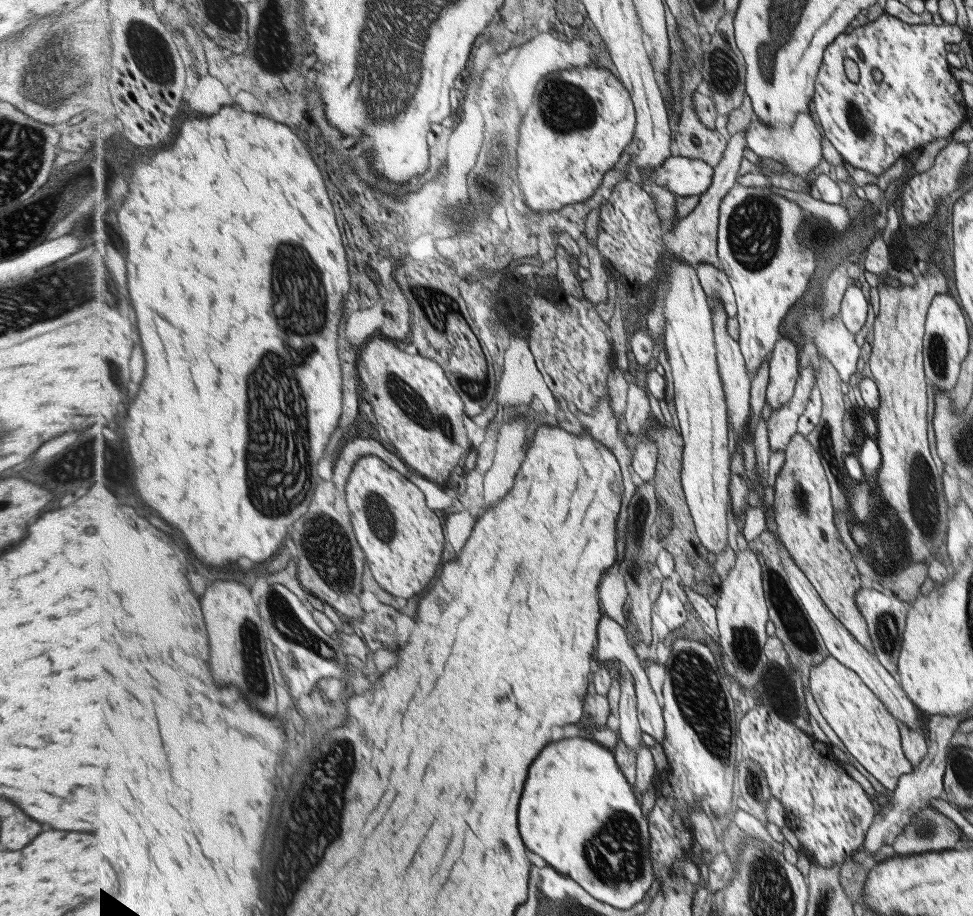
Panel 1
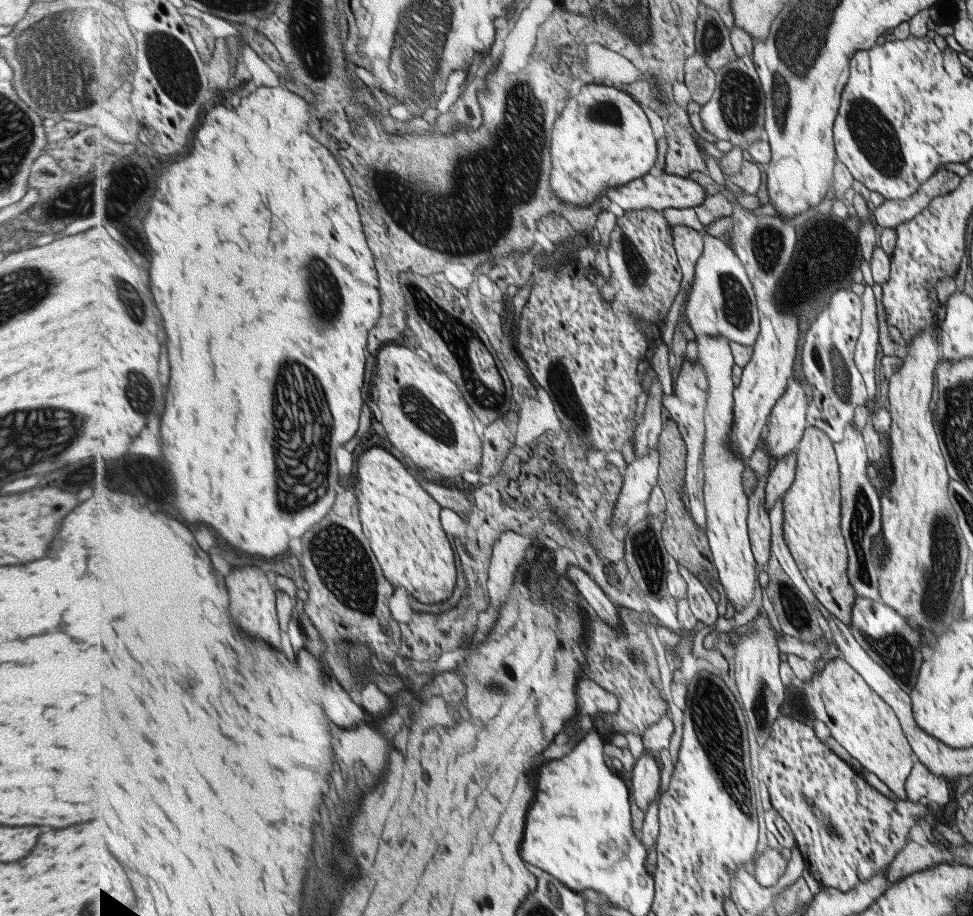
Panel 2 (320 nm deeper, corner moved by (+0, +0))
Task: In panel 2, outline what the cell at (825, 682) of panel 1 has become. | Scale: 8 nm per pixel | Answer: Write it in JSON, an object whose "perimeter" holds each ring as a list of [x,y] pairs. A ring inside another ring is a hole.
{"perimeter":[[[839,657],[829,659],[821,670],[815,670],[811,680],[804,682],[803,694],[808,699],[809,708],[811,708],[814,718],[821,720],[827,726],[831,738],[834,738],[839,746],[845,748],[862,768],[875,774],[898,799],[906,800],[905,784],[906,778],[913,768],[913,751],[906,735],[901,730],[901,723],[898,721],[897,715],[884,699],[867,686],[858,671]]]}

